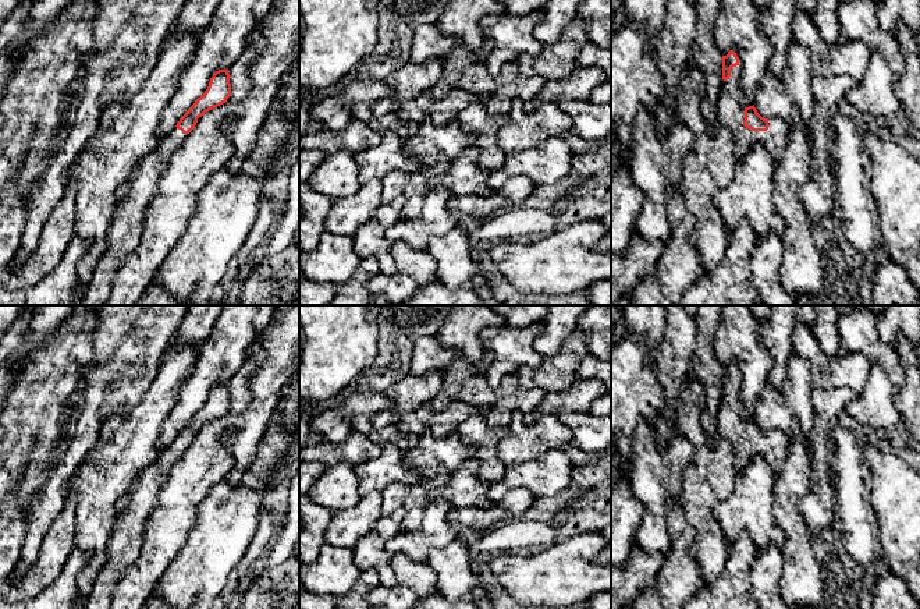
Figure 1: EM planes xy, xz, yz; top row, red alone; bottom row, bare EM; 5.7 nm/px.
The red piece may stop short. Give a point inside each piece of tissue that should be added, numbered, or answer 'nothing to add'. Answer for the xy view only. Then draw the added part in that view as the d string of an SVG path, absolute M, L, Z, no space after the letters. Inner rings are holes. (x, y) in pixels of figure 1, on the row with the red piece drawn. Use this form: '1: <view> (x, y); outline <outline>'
1: xy (125, 230); outline M174 127L161 138L156 149L141 160L110 223L109 247L99 259L78 305L104 305L107 302L118 270L141 244L143 222L157 192L157 184L171 156L181 148L187 137L188 134Z

